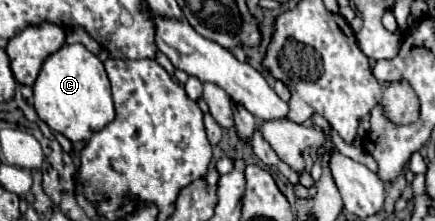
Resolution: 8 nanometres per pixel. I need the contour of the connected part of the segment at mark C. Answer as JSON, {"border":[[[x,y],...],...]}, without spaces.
{"border":[[[64,44],[42,66],[34,86],[32,104],[38,116],[56,132],[62,132],[68,140],[90,140],[94,132],[100,132],[114,120],[114,102],[110,94],[110,82],[106,70],[96,54],[88,52],[82,44]]]}

